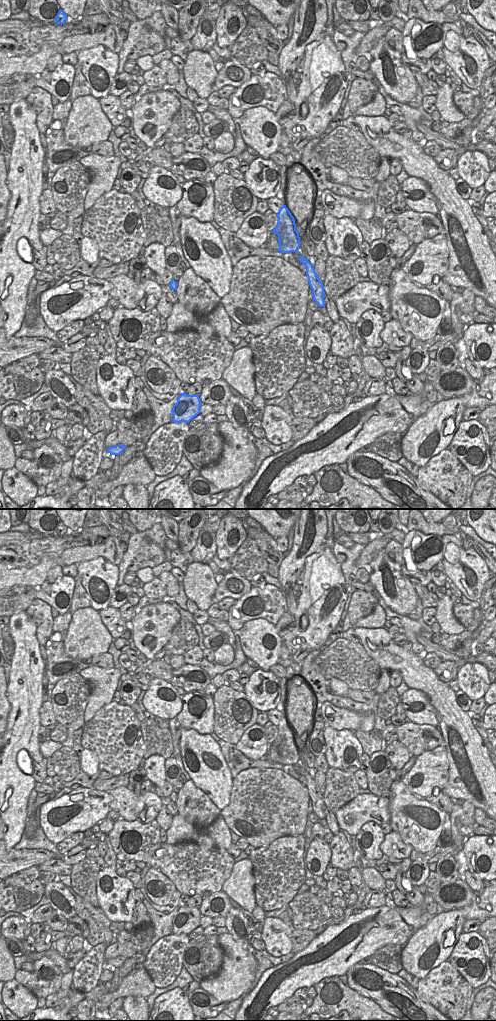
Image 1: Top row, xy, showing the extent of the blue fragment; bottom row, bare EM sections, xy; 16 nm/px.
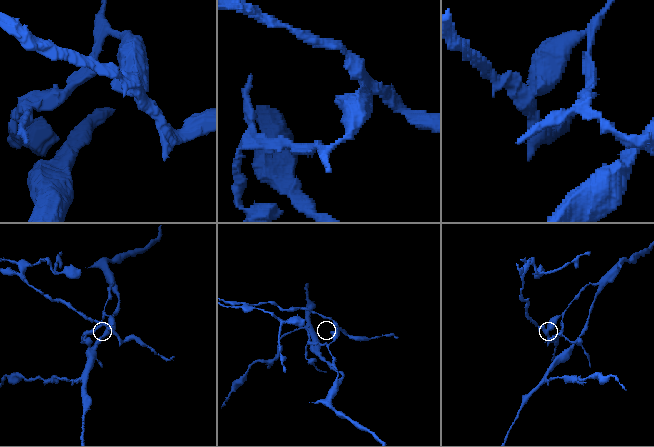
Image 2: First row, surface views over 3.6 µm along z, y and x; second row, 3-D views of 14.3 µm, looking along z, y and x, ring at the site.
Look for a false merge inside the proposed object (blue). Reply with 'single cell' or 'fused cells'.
fused cells

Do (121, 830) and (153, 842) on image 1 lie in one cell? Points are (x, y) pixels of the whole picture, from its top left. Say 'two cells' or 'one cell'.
one cell

